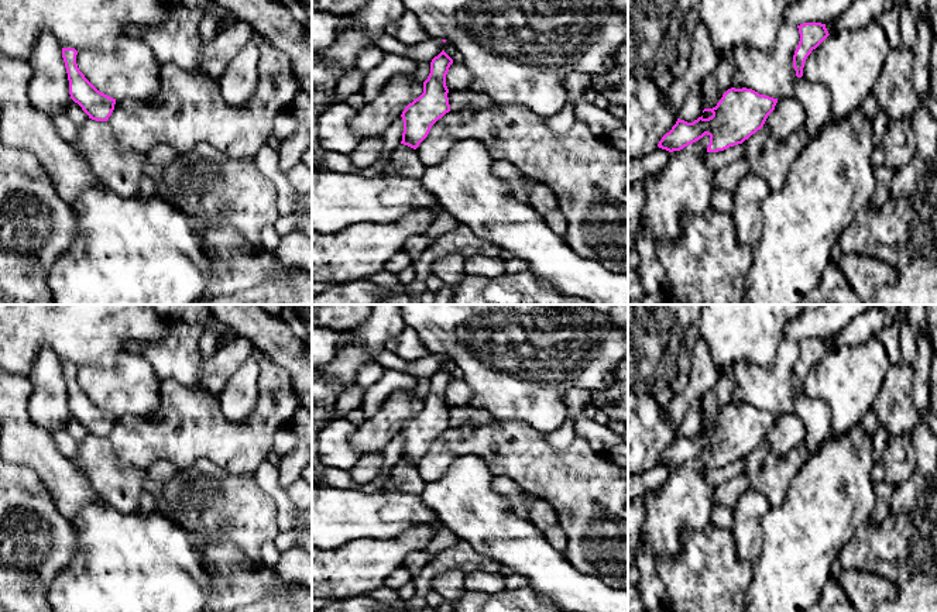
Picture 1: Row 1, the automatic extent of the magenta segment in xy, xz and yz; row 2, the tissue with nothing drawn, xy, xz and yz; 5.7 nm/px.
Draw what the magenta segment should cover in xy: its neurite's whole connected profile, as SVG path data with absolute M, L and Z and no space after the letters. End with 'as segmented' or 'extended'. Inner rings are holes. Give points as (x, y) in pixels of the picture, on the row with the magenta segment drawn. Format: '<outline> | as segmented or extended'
M62 48L65 62L69 94L78 103L89 118L96 121L107 121L116 104L116 99L99 92L79 71L76 63L78 51L75 48Z | as segmented

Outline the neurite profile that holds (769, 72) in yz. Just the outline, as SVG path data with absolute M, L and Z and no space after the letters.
M785 23L772 49L737 47L720 59L732 66L732 87L752 89L773 99L797 99L806 111L804 126L814 138L831 123L831 102L821 83L811 82L804 75L796 76L793 55L799 41L797 25Z

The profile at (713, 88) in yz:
M720 59L715 71L701 82L703 107L715 107L723 94L732 87L731 83L732 66L727 61Z

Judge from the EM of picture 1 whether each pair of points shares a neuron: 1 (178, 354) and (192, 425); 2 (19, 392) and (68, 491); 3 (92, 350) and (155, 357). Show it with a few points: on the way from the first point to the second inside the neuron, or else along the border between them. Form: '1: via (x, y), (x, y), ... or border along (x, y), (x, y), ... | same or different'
1: border along (160, 380), (177, 380), (185, 384), (201, 385) | different
2: via (19, 416), (19, 433), (52, 467) | same
3: border along (170, 323), (160, 340), (129, 341), (126, 349) | different

